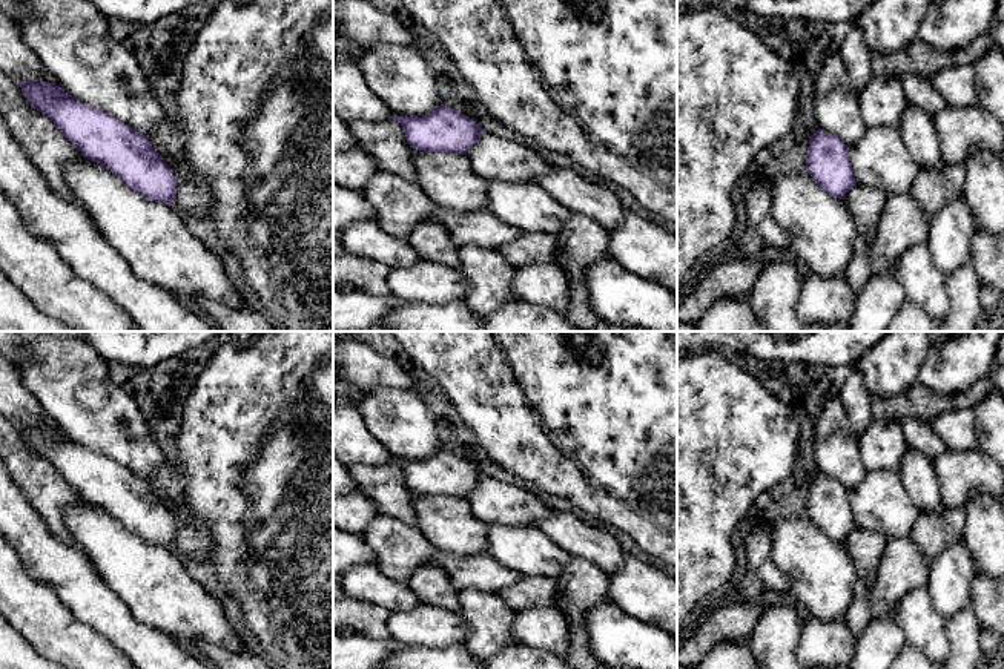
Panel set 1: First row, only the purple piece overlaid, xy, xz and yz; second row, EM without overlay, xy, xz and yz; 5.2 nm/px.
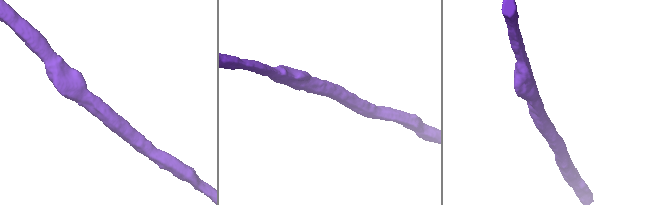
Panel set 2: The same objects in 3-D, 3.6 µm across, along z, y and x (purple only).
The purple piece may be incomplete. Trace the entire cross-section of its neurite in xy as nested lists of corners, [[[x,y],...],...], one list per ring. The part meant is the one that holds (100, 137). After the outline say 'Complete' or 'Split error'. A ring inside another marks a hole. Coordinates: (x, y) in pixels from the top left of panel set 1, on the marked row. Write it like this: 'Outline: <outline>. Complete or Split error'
Outline: [[[18,83],[29,104],[48,115],[83,157],[107,167],[144,198],[172,206],[177,178],[146,135],[60,86]]]. Complete

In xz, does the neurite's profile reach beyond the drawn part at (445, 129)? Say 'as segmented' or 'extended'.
as segmented

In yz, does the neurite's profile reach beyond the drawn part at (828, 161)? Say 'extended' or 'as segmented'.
as segmented

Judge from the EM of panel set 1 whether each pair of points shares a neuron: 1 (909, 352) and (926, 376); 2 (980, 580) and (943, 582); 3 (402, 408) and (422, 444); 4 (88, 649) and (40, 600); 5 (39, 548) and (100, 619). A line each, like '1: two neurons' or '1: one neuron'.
1: two neurons
2: two neurons
3: one neuron
4: one neuron
5: one neuron

